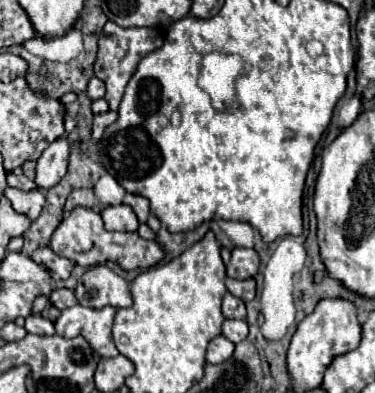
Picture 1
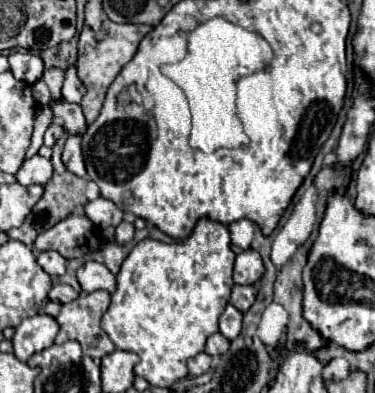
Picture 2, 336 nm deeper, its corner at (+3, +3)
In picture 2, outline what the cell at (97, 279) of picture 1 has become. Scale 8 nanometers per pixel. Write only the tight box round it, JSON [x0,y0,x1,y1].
[77,261,117,293]

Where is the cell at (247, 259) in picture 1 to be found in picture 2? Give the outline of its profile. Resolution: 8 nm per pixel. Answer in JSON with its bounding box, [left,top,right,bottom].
[233,249,265,285]

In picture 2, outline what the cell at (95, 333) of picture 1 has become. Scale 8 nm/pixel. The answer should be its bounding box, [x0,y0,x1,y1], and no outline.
[55,291,115,361]

